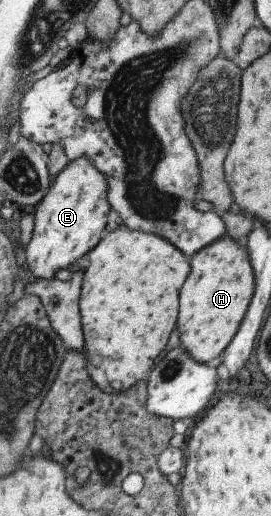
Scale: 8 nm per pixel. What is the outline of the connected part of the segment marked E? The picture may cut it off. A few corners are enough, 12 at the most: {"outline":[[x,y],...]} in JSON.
{"outline":[[69,161],[34,210],[24,251],[37,279],[103,236],[106,179]]}

